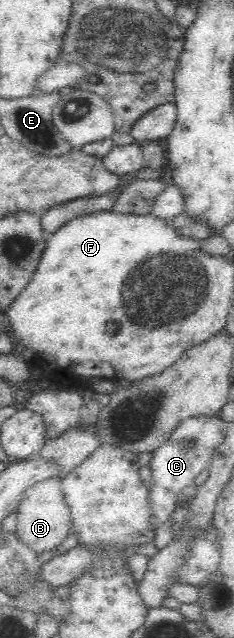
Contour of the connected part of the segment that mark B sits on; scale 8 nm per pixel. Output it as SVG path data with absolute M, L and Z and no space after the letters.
M53 476L29 486L25 489L17 509L17 535L29 549L39 555L59 547L72 534L73 519L63 496L62 480L63 478Z

